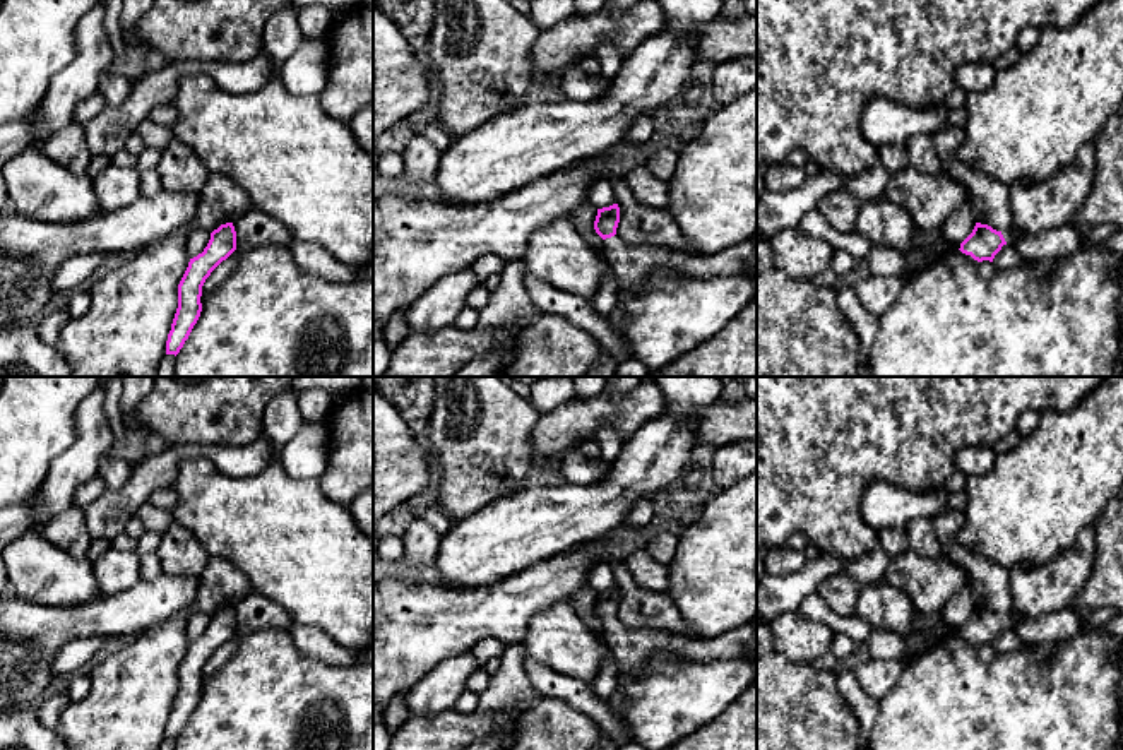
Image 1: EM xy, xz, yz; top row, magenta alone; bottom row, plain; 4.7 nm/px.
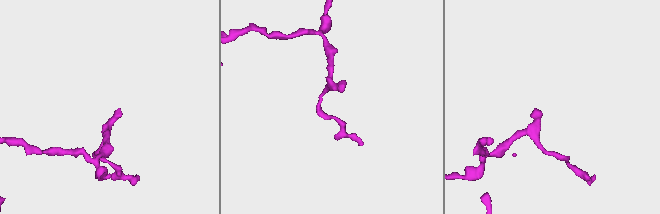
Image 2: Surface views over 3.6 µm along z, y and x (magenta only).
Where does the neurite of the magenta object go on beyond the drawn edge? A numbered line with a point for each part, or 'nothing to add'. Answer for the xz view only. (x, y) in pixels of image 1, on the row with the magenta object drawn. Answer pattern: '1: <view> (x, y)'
1: xz (632, 266)

